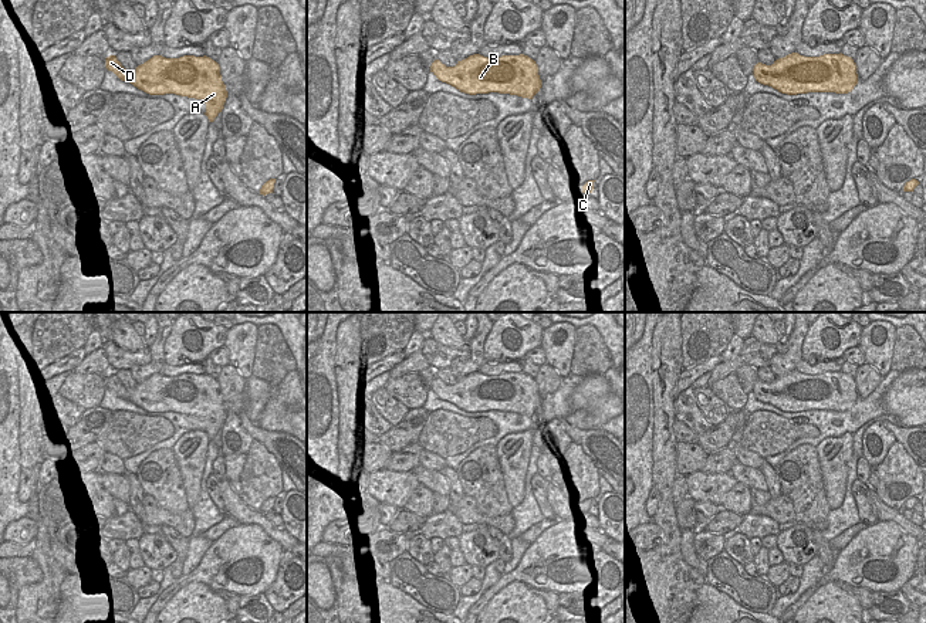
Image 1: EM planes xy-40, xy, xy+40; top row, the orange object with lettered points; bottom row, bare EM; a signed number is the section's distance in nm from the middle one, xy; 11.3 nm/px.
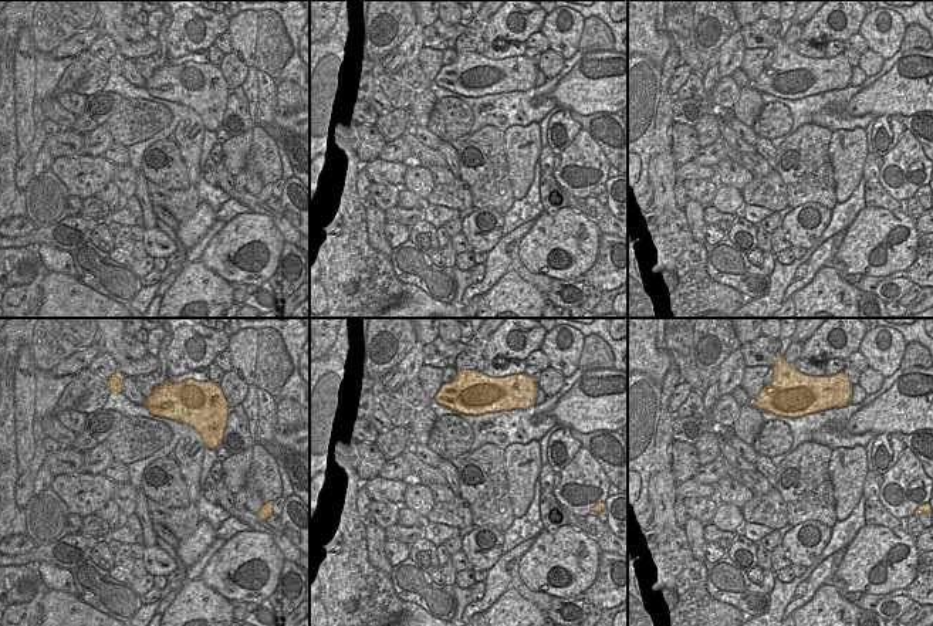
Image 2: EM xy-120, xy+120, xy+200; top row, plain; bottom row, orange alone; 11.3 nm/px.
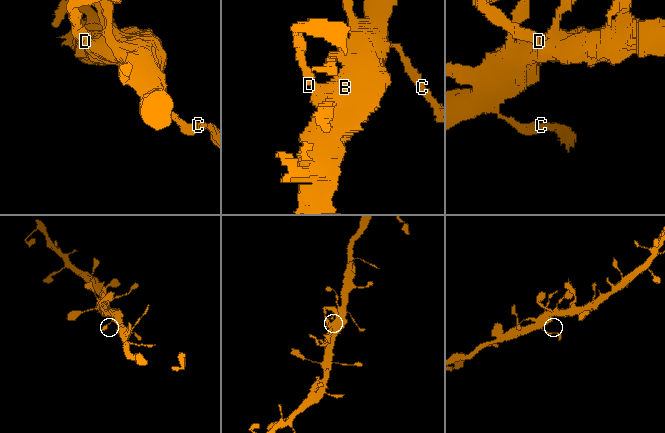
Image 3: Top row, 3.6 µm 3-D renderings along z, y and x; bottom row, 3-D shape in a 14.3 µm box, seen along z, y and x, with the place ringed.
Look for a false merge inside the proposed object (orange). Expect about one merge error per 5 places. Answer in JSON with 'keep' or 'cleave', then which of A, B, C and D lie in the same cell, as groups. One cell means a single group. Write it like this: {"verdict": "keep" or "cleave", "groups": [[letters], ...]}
{"verdict": "keep", "groups": [["A", "B", "C", "D"]]}

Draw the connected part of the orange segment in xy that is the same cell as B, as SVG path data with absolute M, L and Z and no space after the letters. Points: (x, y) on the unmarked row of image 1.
M473 372L457 379L454 385L435 377L430 390L469 413L499 410L533 417L541 406L535 379L524 372L497 376Z

